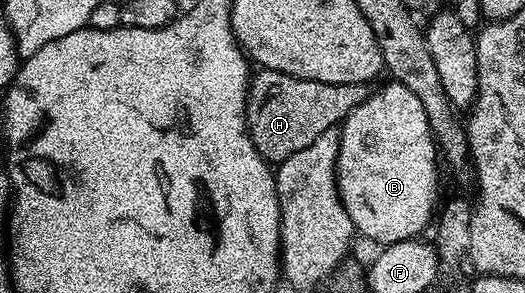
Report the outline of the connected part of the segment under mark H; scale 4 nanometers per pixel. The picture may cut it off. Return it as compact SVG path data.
M261 68L252 73L249 96L245 99L245 127L259 154L270 165L282 164L291 154L307 150L319 134L337 128L363 102L371 91L369 84L332 84L311 82L311 78L295 78L279 70Z

